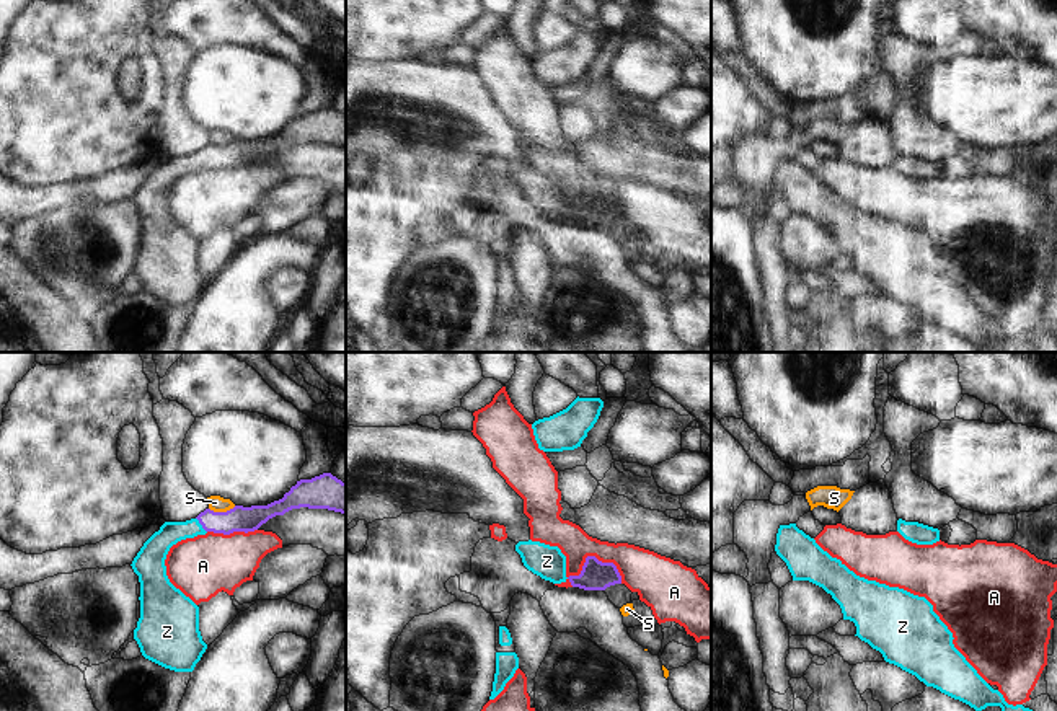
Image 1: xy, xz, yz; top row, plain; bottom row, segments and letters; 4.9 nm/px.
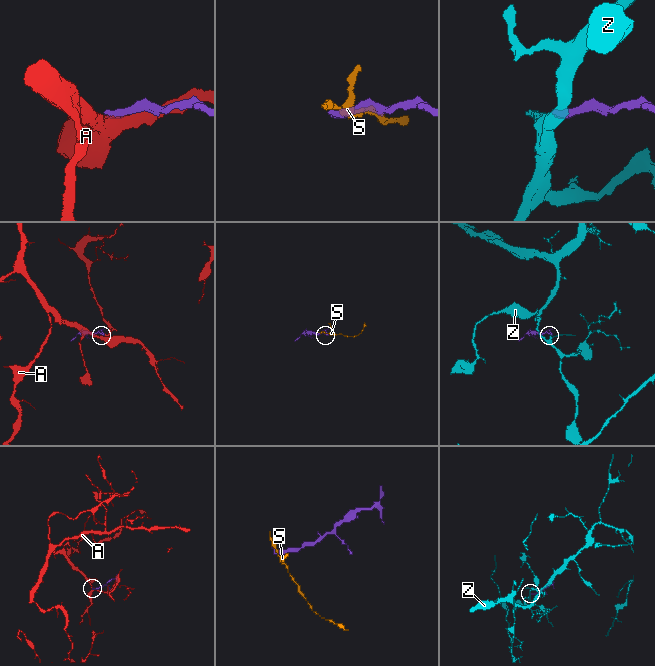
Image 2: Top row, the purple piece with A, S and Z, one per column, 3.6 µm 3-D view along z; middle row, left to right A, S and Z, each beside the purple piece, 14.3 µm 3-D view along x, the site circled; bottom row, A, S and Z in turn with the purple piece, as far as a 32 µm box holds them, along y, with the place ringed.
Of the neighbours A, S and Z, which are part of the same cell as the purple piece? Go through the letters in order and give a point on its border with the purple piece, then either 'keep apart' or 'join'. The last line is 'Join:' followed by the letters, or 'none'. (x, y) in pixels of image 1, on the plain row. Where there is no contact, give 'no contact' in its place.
A: xz (594, 191) | keep apart
S: xy (222, 147) | keep apart
Z: xy (201, 158) | join
Join: Z

